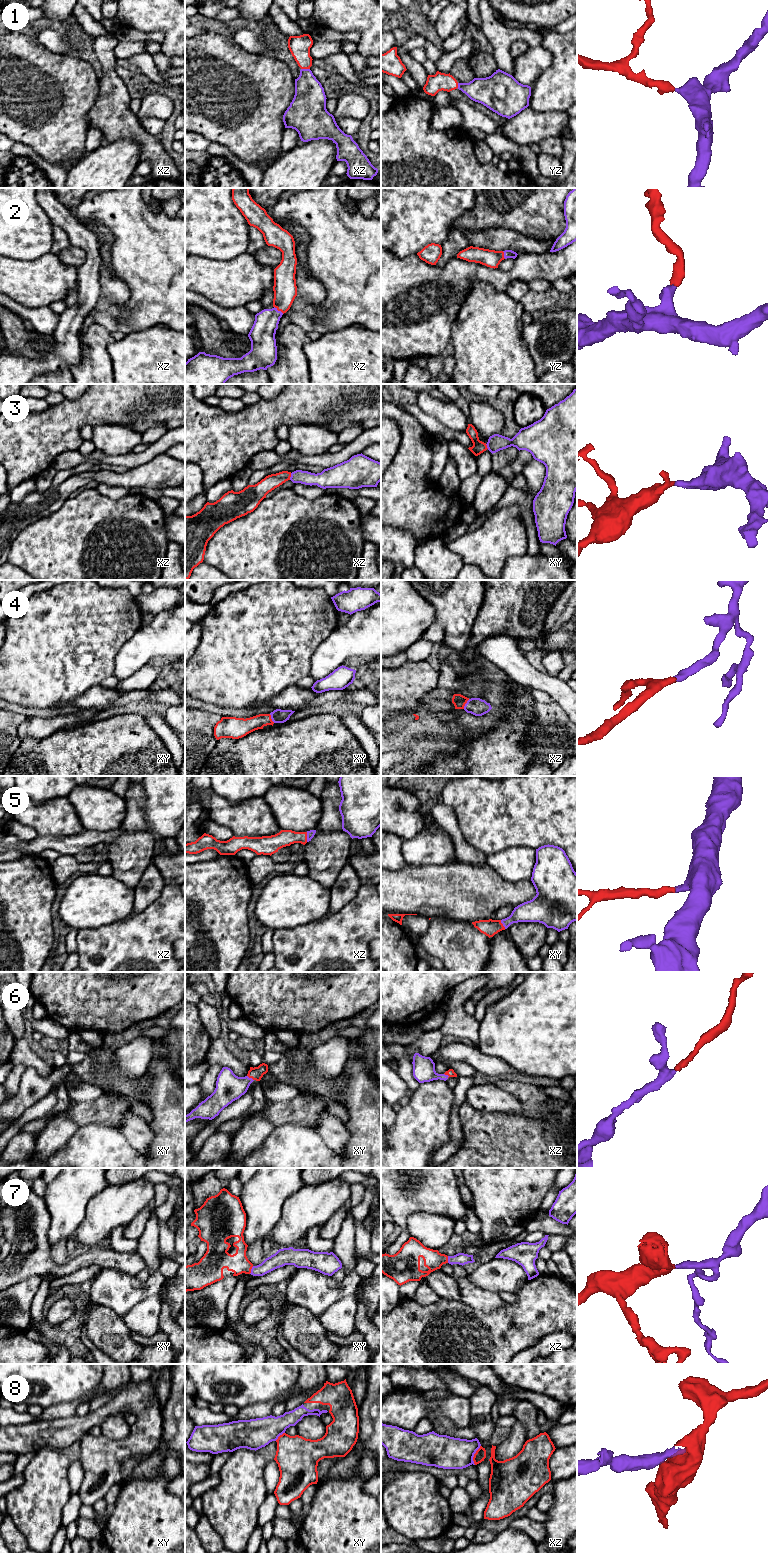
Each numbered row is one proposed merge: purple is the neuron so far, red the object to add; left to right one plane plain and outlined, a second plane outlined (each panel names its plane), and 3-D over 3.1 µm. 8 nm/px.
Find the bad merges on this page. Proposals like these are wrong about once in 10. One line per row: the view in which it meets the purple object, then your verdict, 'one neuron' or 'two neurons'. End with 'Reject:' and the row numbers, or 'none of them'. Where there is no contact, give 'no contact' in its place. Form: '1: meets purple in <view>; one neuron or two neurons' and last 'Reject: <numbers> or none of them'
1: meets purple in xz; one neuron
2: meets purple in xz; one neuron
3: meets purple in xz; one neuron
4: meets purple in xz; one neuron
5: meets purple in xz; one neuron
6: meets purple in xy; one neuron
7: meets purple in xy; one neuron
8: meets purple in xz; one neuron
Reject: none of them

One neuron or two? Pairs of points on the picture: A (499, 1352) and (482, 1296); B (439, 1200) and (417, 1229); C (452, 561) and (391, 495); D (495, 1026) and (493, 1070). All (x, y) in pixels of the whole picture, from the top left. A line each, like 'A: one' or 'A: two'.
A: two
B: two
C: two
D: two

